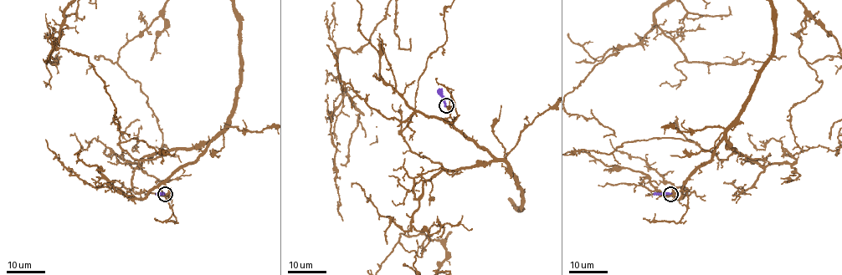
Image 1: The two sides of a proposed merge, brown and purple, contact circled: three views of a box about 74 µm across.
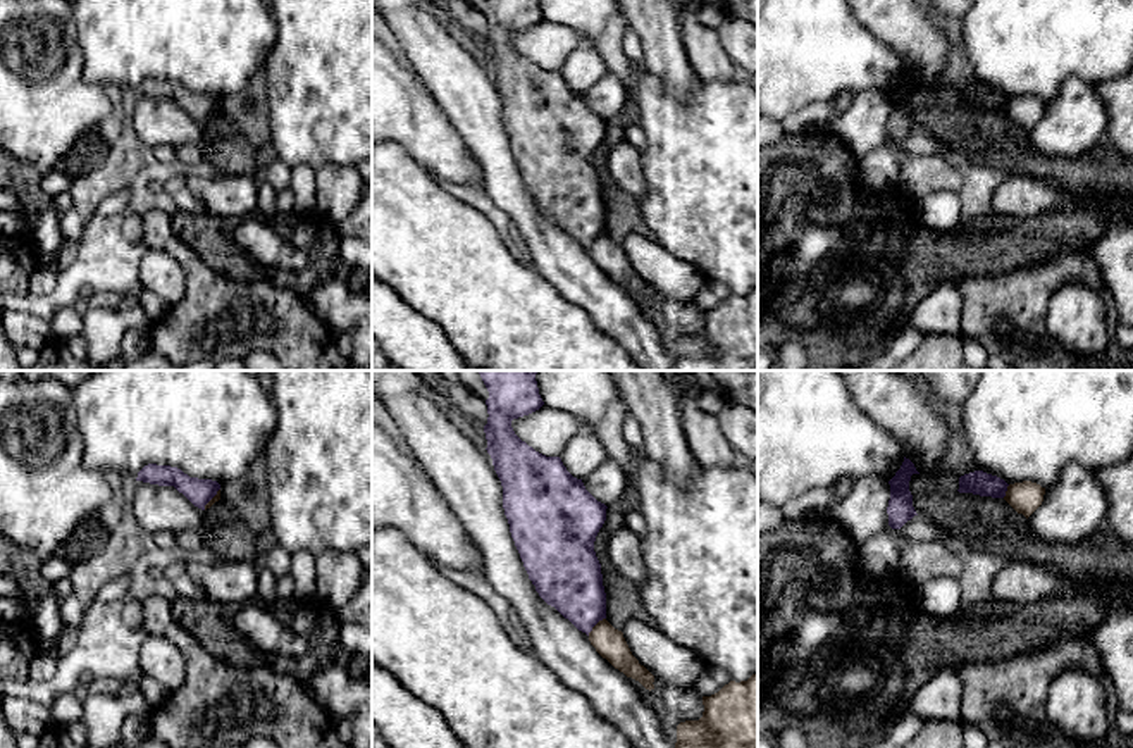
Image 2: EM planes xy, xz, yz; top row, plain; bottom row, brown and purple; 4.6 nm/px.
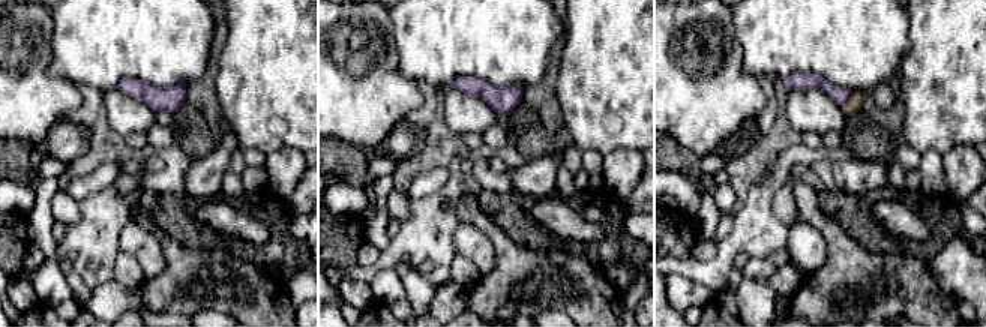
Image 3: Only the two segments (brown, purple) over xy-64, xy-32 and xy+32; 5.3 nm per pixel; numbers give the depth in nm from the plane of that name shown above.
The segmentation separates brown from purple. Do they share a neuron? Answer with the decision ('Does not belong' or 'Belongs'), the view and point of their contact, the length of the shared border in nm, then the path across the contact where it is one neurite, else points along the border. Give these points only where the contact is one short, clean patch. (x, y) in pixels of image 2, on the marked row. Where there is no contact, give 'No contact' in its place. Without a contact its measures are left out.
Does not belong. Touches brown at xz (594, 626). Shared border 120 nm. Boundary: xz (605, 617), (588, 635)

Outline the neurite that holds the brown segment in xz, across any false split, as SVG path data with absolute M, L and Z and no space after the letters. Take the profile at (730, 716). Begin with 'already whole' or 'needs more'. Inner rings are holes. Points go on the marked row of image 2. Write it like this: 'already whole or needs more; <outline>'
already whole; M758 672L703 696L699 720L677 726L675 748L758 748Z

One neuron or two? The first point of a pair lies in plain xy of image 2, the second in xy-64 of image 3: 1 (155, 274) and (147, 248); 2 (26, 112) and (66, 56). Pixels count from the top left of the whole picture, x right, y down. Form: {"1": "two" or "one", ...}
{"1": "one", "2": "two"}

